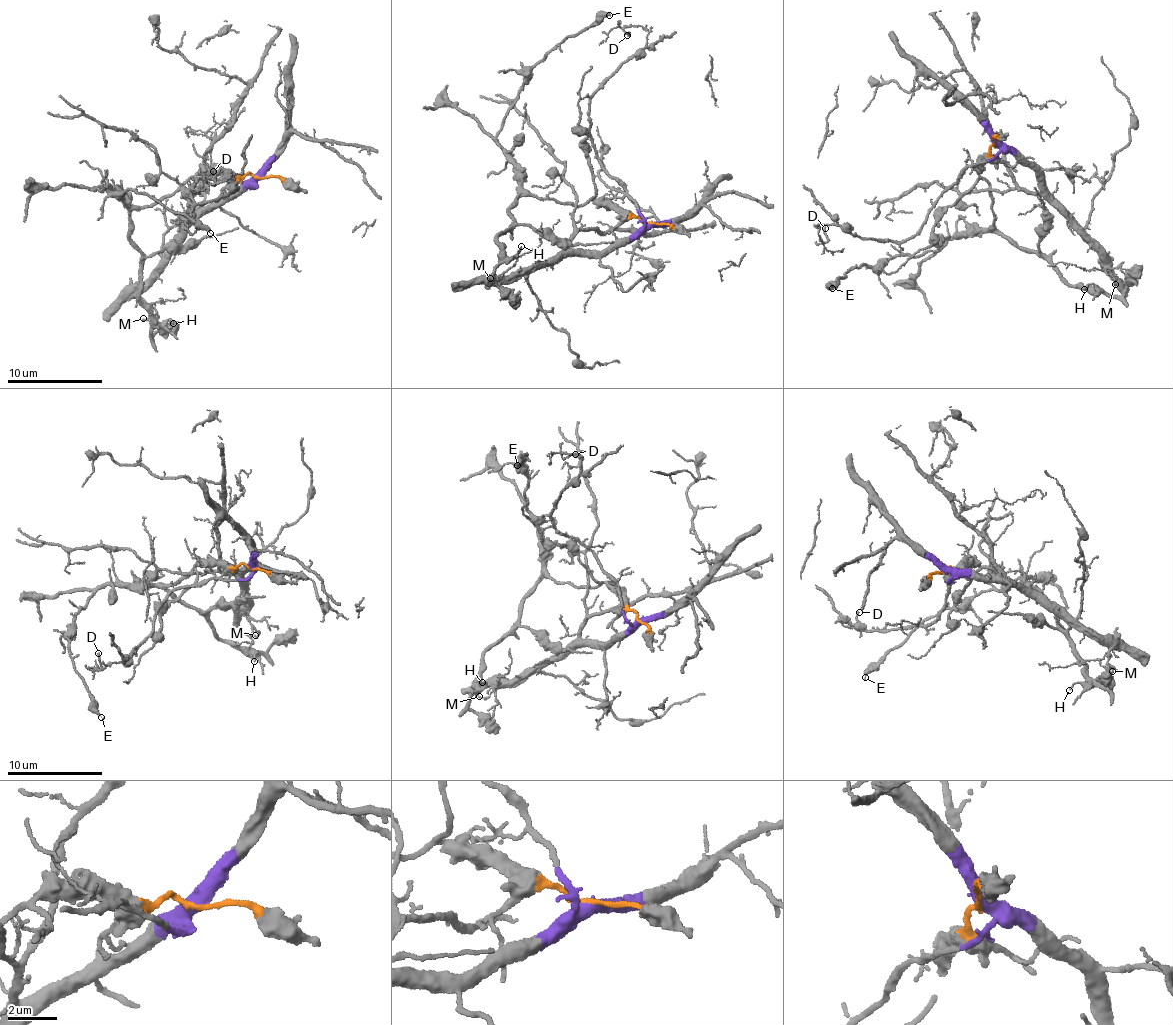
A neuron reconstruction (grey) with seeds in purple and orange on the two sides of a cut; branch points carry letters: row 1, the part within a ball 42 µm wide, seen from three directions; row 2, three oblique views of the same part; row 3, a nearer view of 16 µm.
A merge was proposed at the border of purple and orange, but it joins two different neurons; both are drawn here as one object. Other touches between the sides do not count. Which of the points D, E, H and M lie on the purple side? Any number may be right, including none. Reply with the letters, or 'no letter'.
D, M

